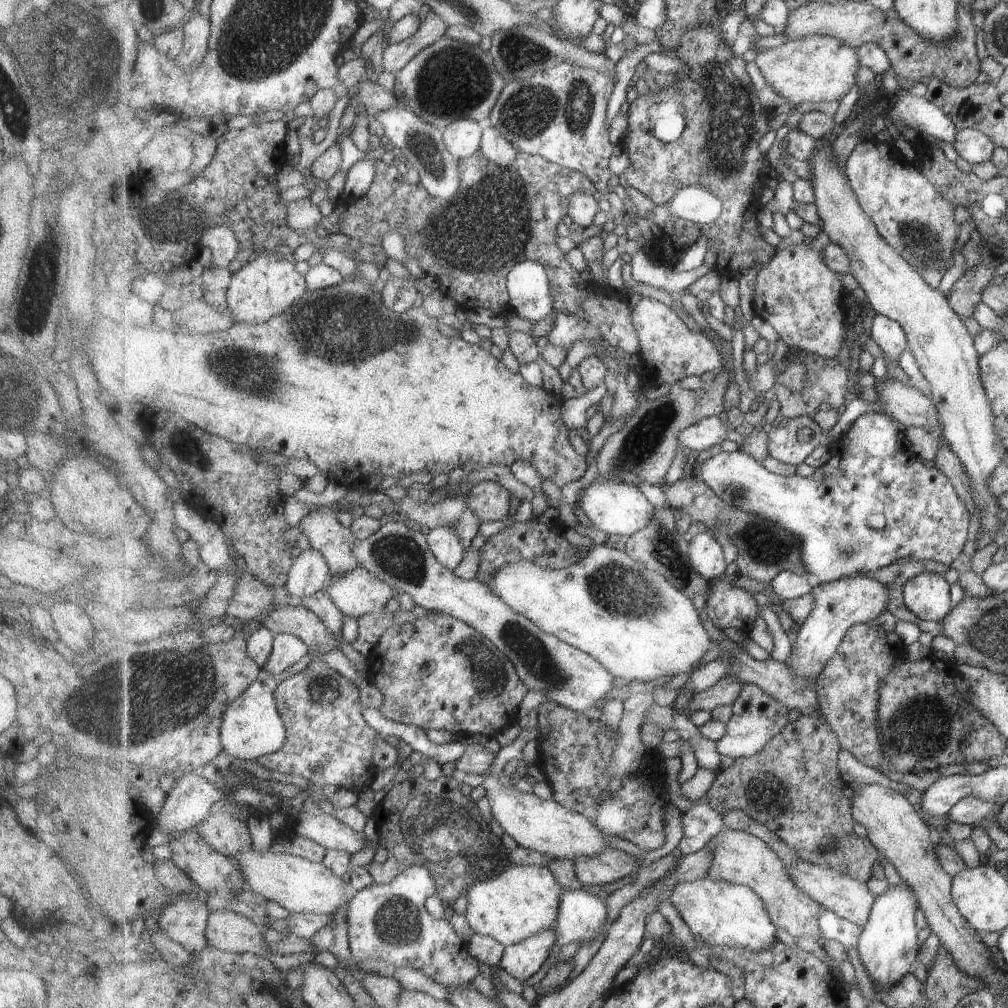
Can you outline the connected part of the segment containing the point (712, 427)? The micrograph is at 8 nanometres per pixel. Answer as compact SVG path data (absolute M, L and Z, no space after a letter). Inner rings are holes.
M725 416L707 417L695 426L685 428L679 434L681 448L686 447L691 451L703 452L708 448L722 445L727 440L727 431L730 428Z

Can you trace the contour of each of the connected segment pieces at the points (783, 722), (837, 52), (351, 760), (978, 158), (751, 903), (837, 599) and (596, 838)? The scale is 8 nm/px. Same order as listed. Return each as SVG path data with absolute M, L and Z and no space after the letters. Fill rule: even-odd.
M755 683L743 684L743 690L737 698L737 702L732 706L732 717L727 723L727 734L723 740L719 740L717 748L723 756L736 758L749 758L761 752L779 732L781 732L789 722L790 708L775 700L771 694L767 694L765 689Z
M827 35L790 40L779 47L758 51L754 63L766 84L785 98L788 105L840 101L857 84L861 70L856 48Z
M318 658L311 661L302 671L296 675L280 680L276 690L277 708L287 724L287 744L275 752L268 754L265 758L257 760L269 770L303 776L308 781L320 787L325 784L333 784L338 788L346 788L351 791L360 791L368 788L375 780L378 772L373 762L375 752L375 738L377 730L372 727L364 716L364 706L359 698L359 688L353 684L353 680L342 675L336 669L329 668Z
M963 129L957 132L953 147L957 155L971 165L981 164L991 160L995 142L975 129Z
M701 878L687 884L677 884L671 902L695 936L697 944L751 948L753 952L769 950L779 942L778 926L765 910L765 902L752 888L713 878Z
M863 575L819 584L812 587L811 594L815 596L815 610L797 632L787 666L793 670L795 676L815 681L820 678L827 663L837 654L849 628L859 623L871 622L883 612L889 611L891 592L879 580Z
M496 774L485 777L481 785L486 790L485 796L491 806L491 814L504 832L517 842L517 846L547 853L555 859L572 861L579 856L583 858L597 856L603 850L612 847L605 844L605 838L603 838L605 834L600 828L597 828L597 825L581 812L573 812L572 809L565 808L554 799L542 799L533 793L525 794L517 790L512 782L505 784L498 780Z

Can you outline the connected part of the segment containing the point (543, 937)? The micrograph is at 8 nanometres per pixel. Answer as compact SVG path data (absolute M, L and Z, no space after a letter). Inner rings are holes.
M551 926L547 930L537 932L535 936L529 936L521 944L506 947L499 966L520 982L529 980L541 970L541 966L551 956L559 938L555 930L557 927Z

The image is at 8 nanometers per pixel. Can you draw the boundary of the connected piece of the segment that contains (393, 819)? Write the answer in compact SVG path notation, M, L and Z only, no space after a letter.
M442 774L438 779L429 781L425 776L414 776L408 781L396 784L387 791L386 798L375 810L379 841L389 848L389 858L381 863L371 861L365 868L383 886L391 884L396 876L415 865L424 865L436 877L435 893L444 906L455 906L458 901L465 900L469 888L478 878L505 870L510 863L510 850L503 847L501 838L491 832L489 822L483 820L477 804L461 792L460 775L450 777Z

